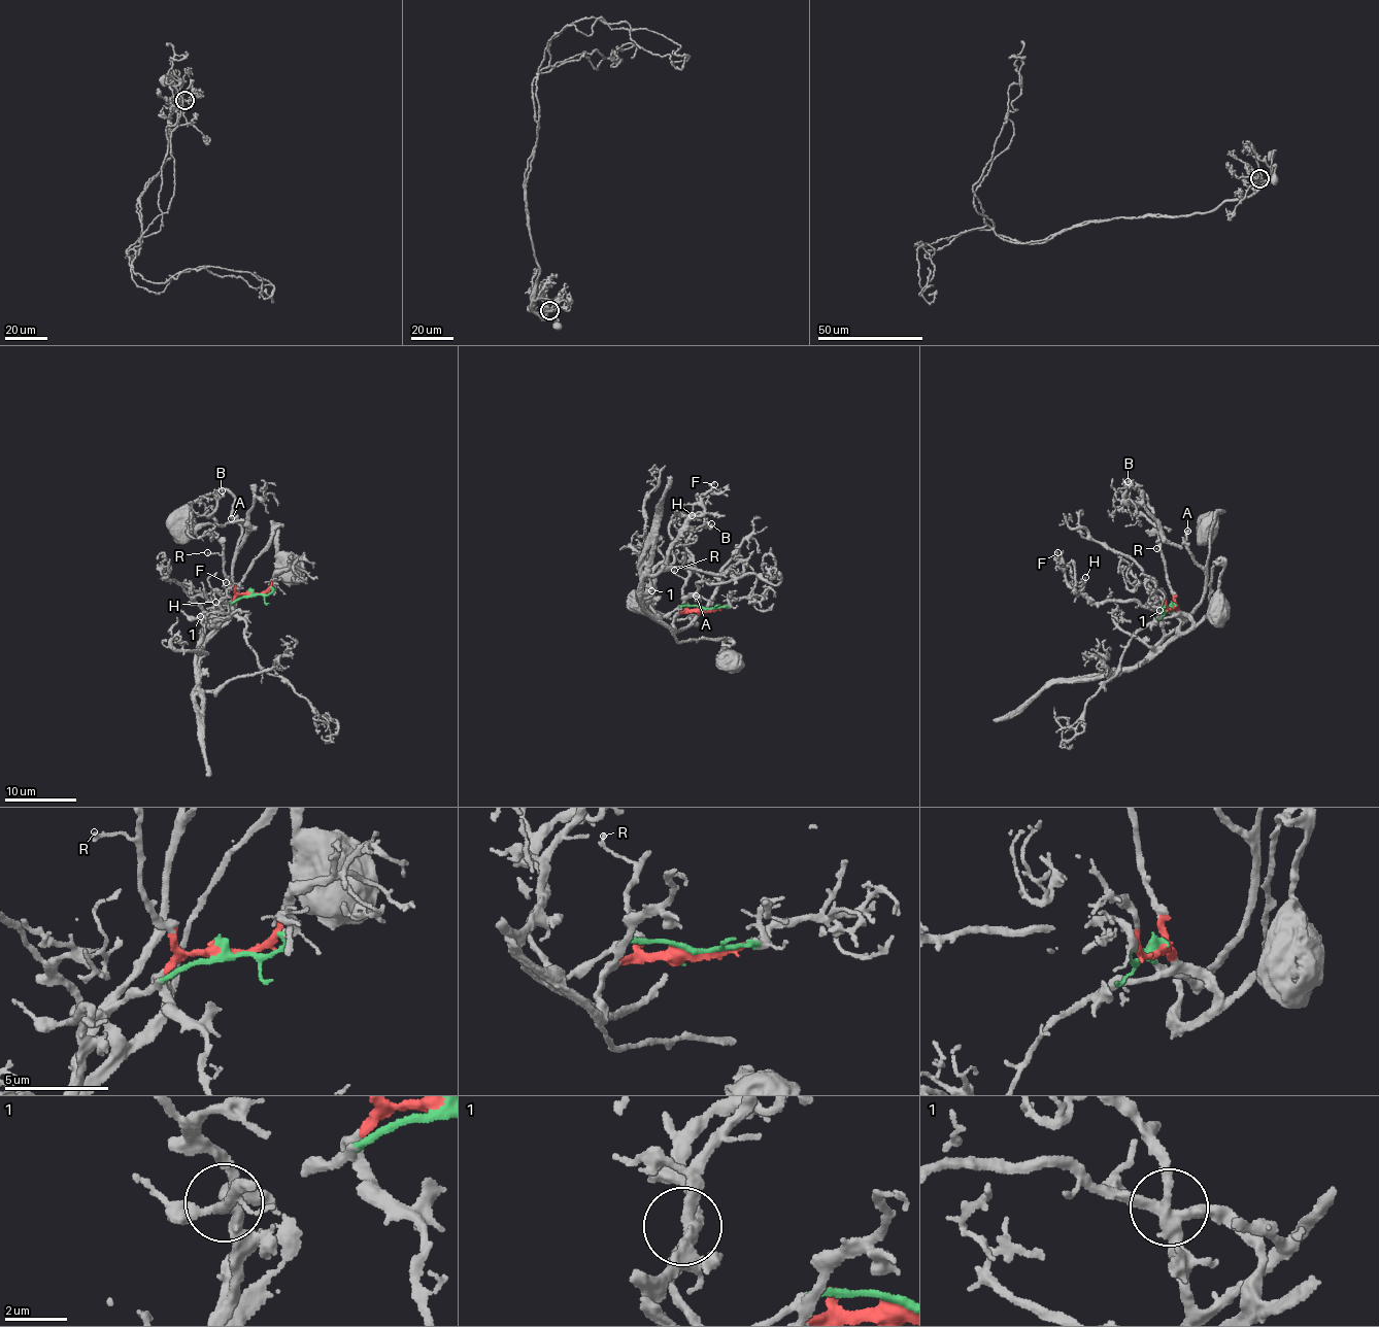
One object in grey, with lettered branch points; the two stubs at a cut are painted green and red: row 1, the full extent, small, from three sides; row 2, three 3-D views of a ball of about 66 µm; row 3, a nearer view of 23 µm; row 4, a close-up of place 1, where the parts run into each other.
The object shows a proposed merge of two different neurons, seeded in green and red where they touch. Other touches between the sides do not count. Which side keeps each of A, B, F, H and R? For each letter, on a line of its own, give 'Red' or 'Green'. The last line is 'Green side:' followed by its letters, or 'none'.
A: Green
B: Red
F: Red
H: Red
R: Red
Green side: A

